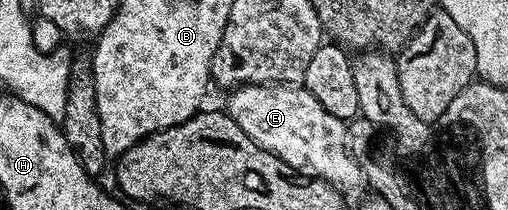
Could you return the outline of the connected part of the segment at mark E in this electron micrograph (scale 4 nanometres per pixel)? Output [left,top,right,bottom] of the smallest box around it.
[225,83,364,191]

